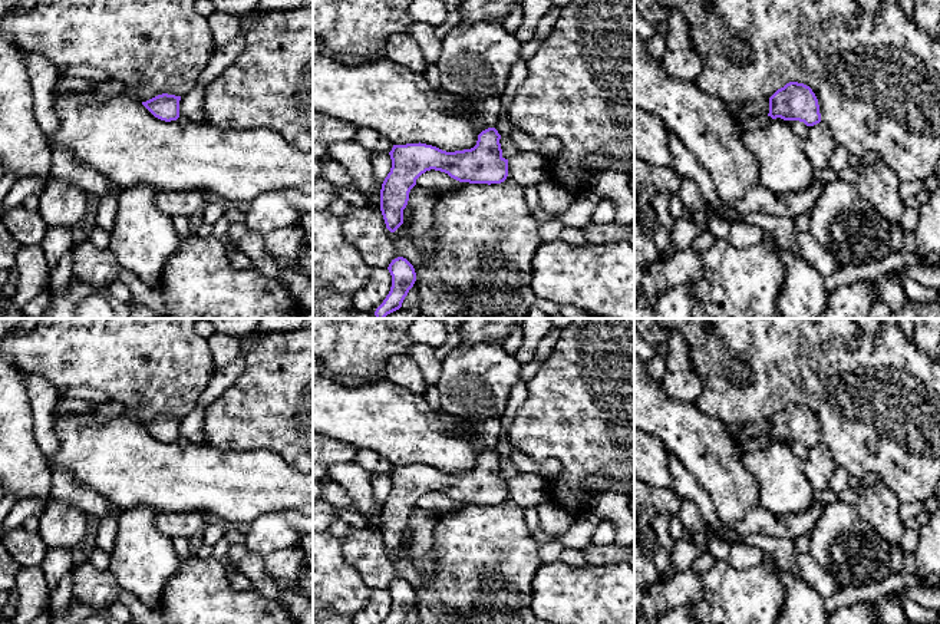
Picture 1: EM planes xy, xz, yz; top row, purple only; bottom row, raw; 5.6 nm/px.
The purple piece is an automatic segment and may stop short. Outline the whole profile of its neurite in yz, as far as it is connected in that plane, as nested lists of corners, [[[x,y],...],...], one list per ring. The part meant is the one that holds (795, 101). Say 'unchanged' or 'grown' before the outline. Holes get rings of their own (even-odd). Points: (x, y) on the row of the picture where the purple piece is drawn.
unchanged | [[[789,82],[769,98],[772,119],[799,120],[807,126],[821,122],[819,105],[812,89],[804,83]]]

